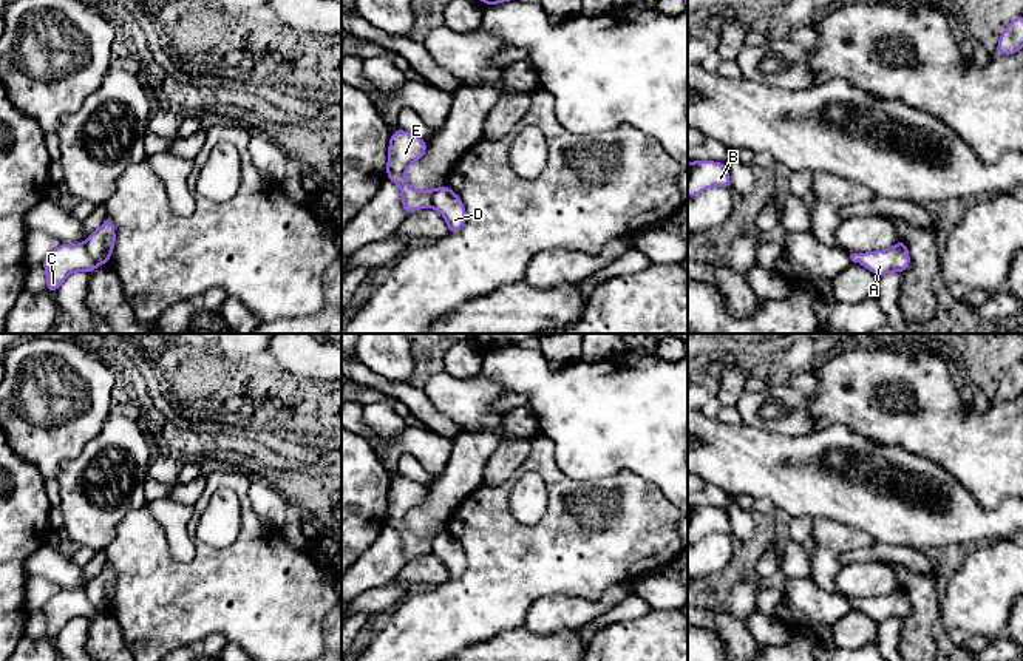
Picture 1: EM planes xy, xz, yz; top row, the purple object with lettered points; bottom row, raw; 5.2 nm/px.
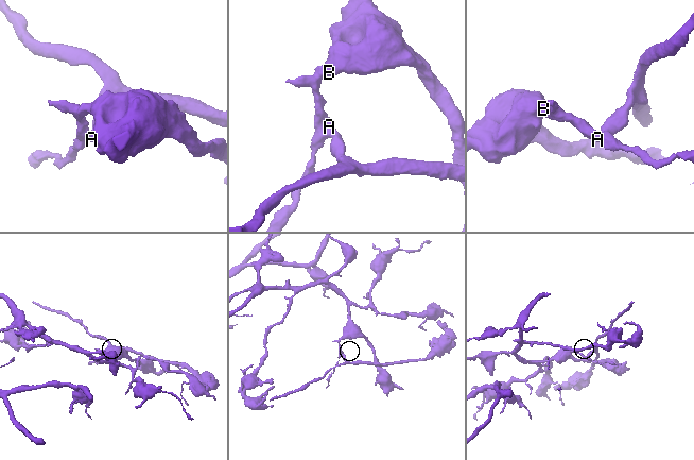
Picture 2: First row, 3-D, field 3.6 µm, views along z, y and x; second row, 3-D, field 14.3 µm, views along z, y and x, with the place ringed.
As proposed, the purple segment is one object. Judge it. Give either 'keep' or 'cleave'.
cleave

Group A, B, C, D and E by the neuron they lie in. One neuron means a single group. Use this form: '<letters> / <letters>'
A B C E / D

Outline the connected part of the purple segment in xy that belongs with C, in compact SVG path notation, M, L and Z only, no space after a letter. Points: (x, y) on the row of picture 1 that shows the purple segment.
M60 242L42 263L46 272L46 292L56 293L68 275L74 272L91 273L99 263L83 244Z

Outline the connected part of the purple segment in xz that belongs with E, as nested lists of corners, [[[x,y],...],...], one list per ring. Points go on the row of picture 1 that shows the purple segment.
[[[397,127],[389,136],[386,153],[386,179],[399,185],[405,215],[408,216],[419,208],[431,207],[431,199],[437,188],[414,190],[405,179],[408,167],[427,154],[427,139],[410,134]]]

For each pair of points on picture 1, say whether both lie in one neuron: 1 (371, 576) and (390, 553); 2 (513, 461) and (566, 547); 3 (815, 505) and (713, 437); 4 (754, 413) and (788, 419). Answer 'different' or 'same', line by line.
1: same
2: different
3: same
4: same

